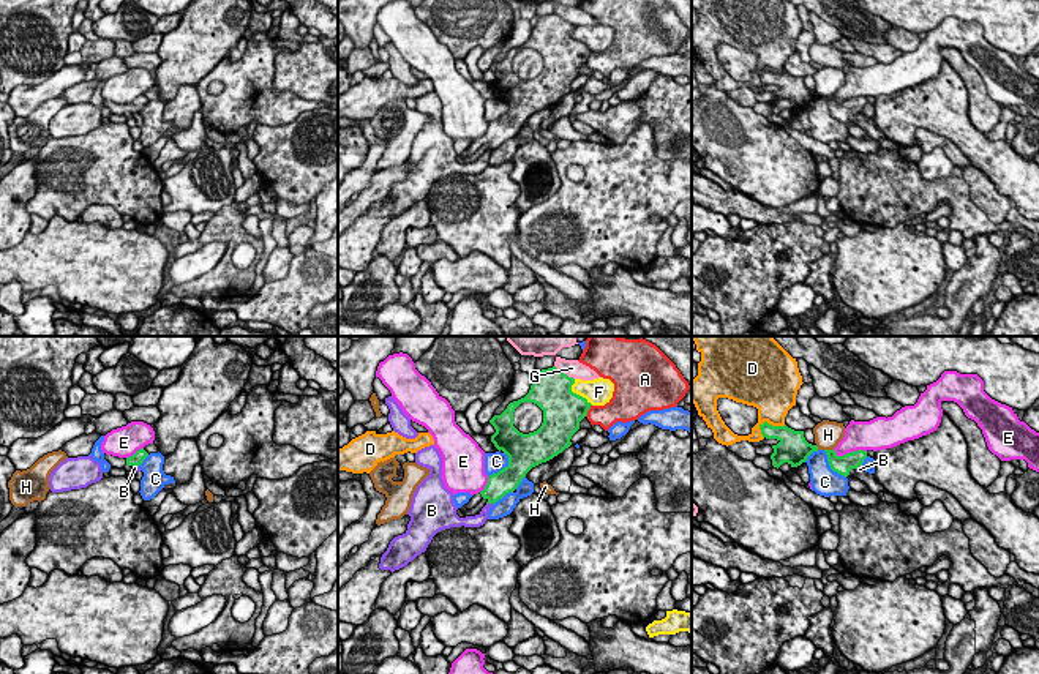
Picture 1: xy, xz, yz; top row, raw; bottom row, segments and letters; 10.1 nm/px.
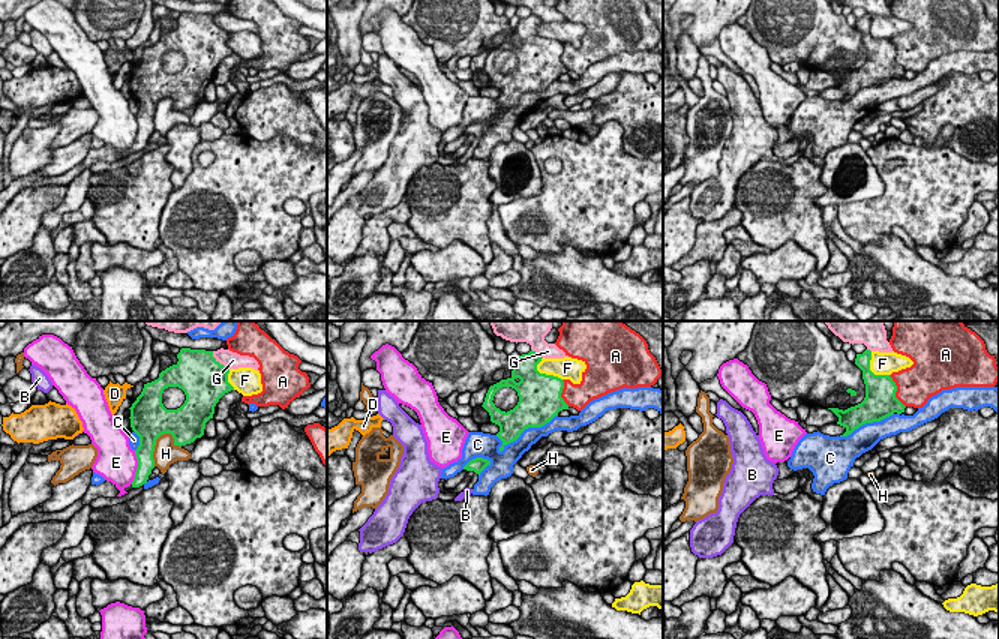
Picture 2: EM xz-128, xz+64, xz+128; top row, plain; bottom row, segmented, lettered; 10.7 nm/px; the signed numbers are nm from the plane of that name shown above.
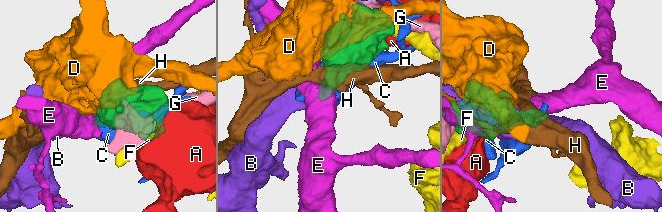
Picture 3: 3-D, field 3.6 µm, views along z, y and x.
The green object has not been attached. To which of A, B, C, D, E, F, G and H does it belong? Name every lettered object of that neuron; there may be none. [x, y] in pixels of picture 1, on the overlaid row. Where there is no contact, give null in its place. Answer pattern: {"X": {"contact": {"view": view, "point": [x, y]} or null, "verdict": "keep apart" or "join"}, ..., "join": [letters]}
{"A": {"contact": {"view": "xz", "point": [588, 409]}, "verdict": "keep apart"}, "B": {"contact": {"view": "xz", "point": [490, 502]}, "verdict": "keep apart"}, "C": {"contact": {"view": "yz", "point": [829, 464]}, "verdict": "keep apart"}, "D": {"contact": {"view": "yz", "point": [771, 425]}, "verdict": "keep apart"}, "E": {"contact": {"view": "yz", "point": [850, 453]}, "verdict": "keep apart"}, "F": {"contact": {"view": "xz", "point": [575, 393]}, "verdict": "keep apart"}, "G": {"contact": {"view": "xz", "point": [562, 373]}, "verdict": "keep apart"}, "H": {"contact": {"view": "yz", "point": [829, 450]}, "verdict": "keep apart"}, "join": []}

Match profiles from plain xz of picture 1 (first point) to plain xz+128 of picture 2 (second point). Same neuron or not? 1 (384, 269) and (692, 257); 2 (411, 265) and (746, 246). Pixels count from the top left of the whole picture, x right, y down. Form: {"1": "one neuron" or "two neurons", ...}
{"1": "two neurons", "2": "two neurons"}

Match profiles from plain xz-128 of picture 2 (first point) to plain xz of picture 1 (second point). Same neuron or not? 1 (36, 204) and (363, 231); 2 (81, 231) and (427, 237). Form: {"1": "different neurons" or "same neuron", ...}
{"1": "same neuron", "2": "different neurons"}

